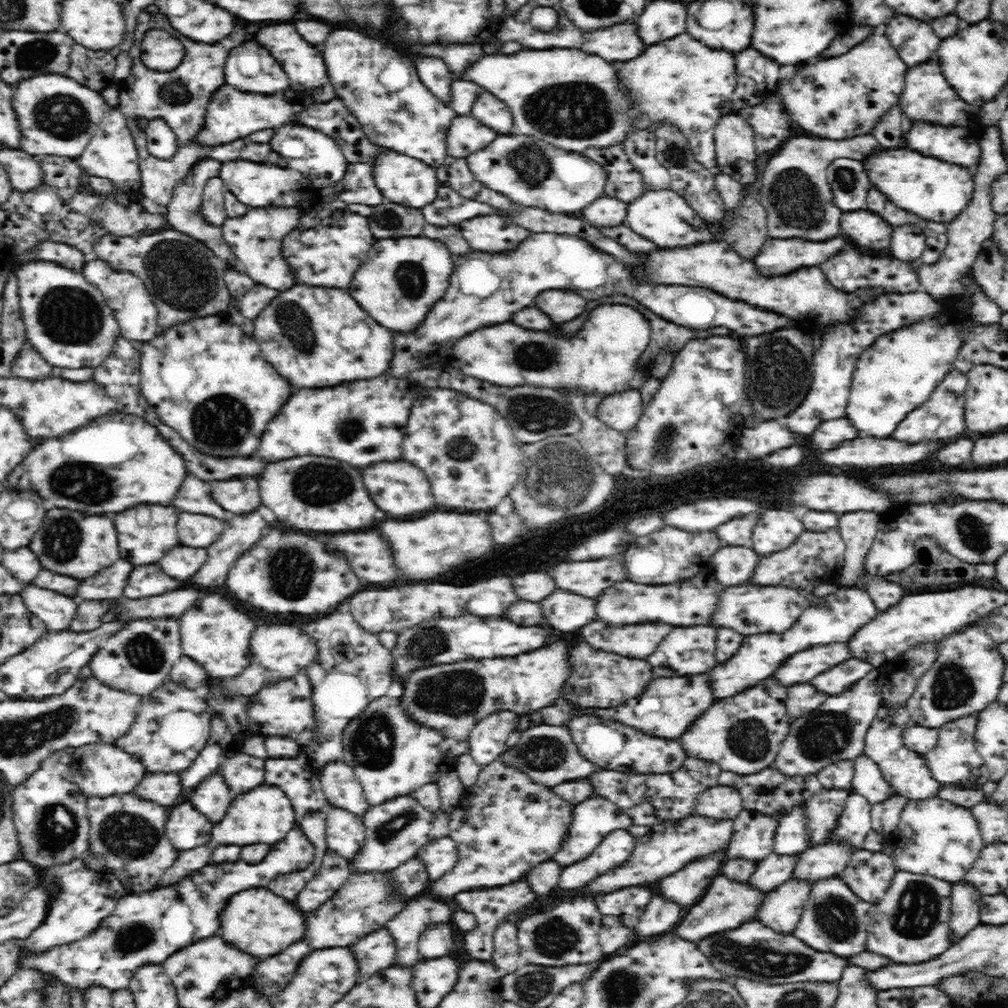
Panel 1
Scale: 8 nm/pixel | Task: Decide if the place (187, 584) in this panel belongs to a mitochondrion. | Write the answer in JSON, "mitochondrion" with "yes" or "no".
{"mitochondrion":"no"}

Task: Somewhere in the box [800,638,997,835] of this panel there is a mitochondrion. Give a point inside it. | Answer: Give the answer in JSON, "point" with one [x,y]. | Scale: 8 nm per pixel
{"point":[952,686]}

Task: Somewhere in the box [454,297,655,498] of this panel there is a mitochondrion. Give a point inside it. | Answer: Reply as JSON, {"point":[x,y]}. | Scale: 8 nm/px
{"point":[538,415]}

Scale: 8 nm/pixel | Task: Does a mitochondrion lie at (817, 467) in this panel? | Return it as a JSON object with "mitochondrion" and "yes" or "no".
{"mitochondrion":"no"}

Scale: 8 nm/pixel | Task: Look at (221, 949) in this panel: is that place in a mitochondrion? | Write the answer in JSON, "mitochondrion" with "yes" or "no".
{"mitochondrion":"no"}

